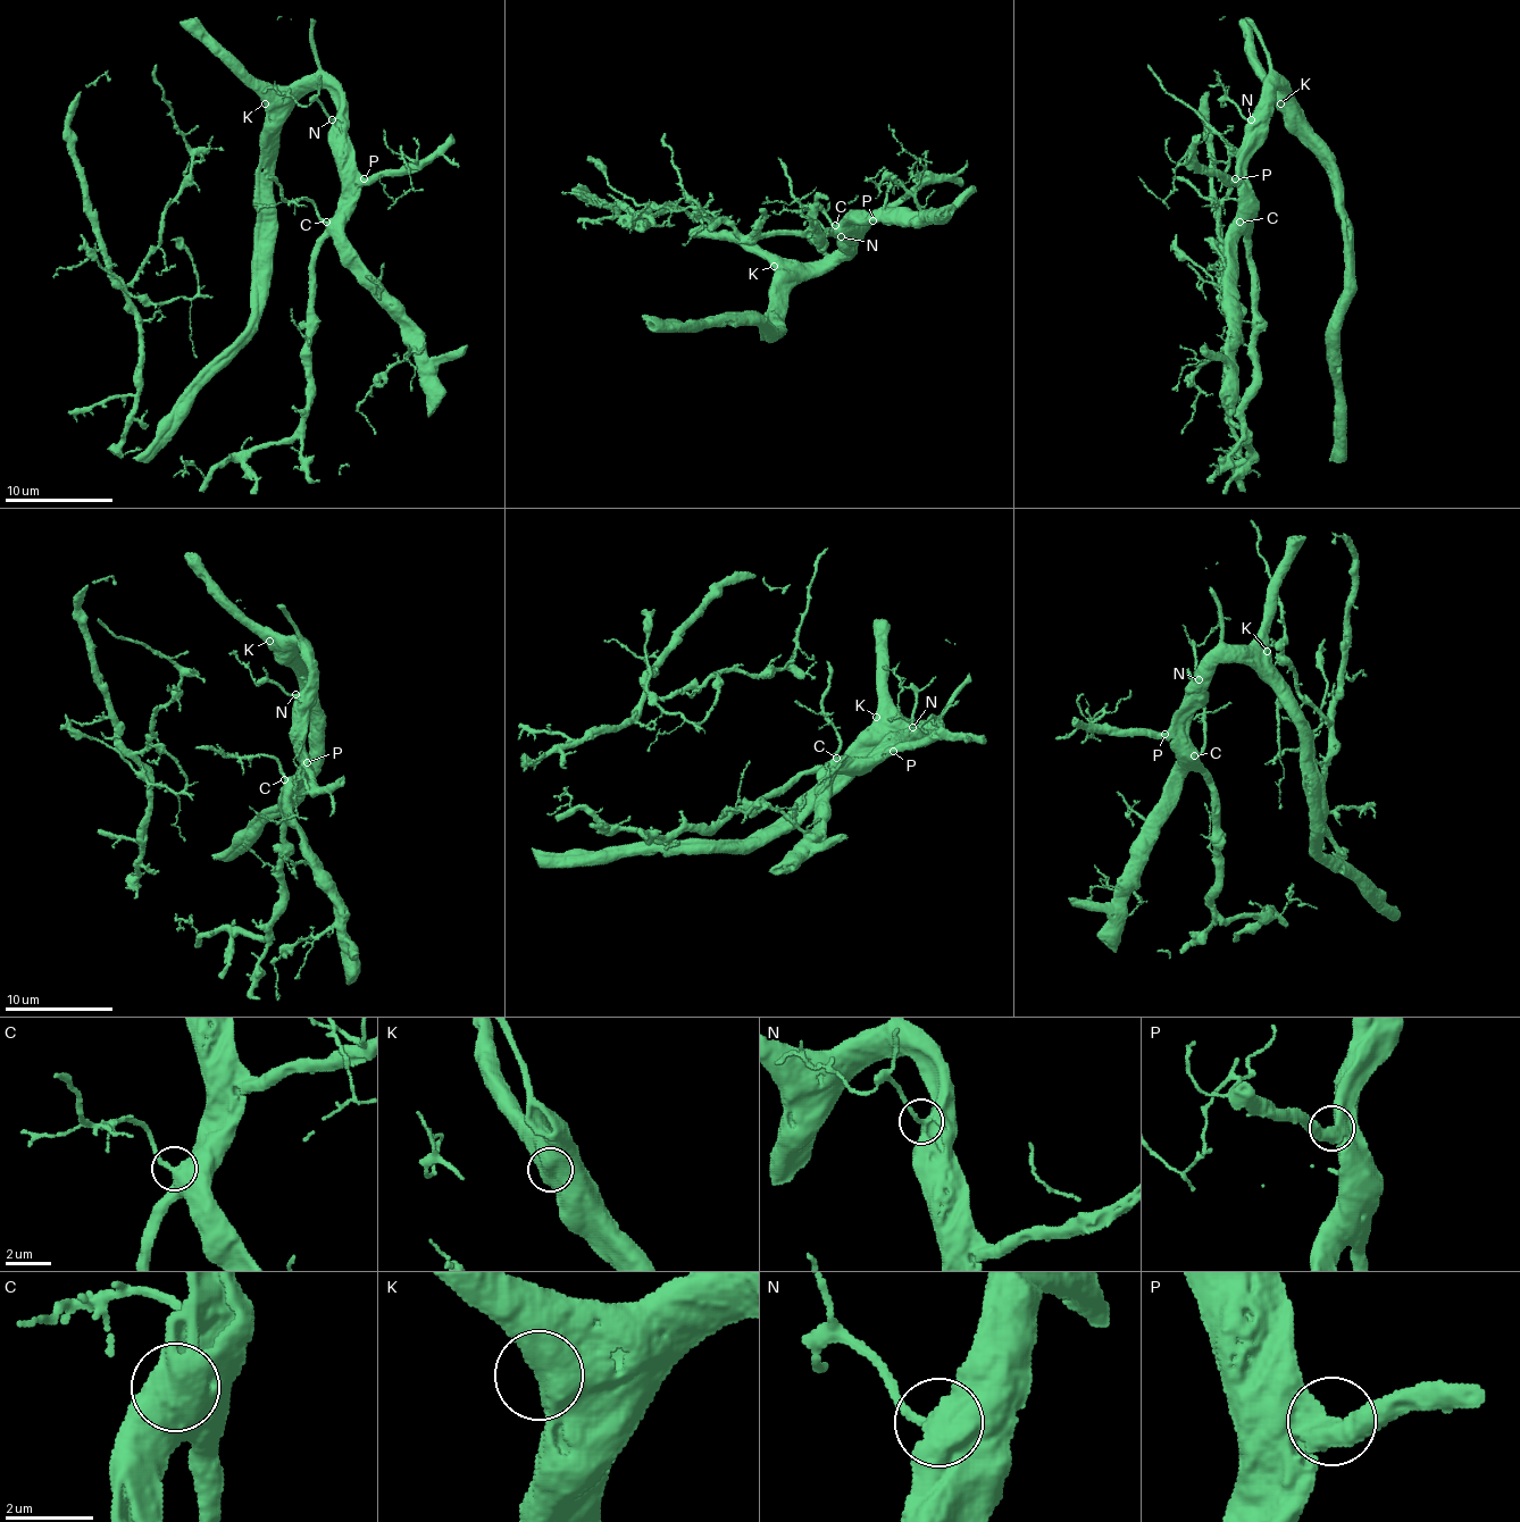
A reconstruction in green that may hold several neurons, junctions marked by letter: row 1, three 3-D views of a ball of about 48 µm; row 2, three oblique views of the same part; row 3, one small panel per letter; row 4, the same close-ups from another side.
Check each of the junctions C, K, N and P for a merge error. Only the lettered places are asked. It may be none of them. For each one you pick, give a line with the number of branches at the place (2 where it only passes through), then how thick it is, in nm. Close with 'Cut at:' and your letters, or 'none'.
Cut at: none

